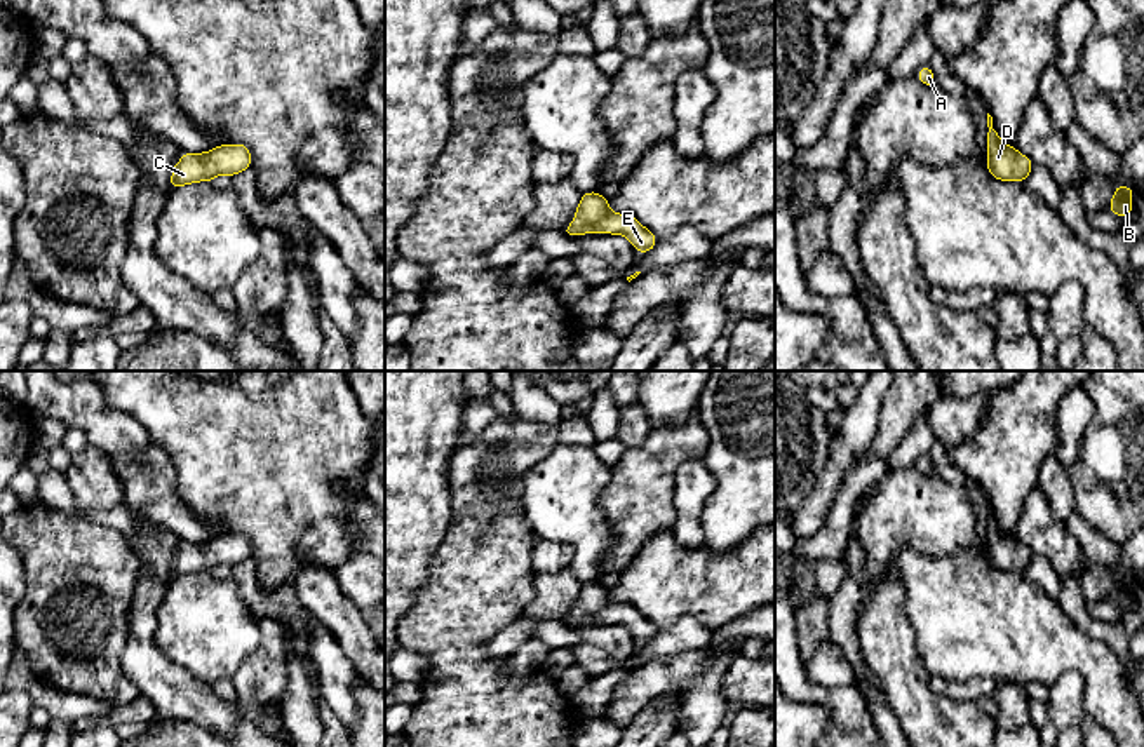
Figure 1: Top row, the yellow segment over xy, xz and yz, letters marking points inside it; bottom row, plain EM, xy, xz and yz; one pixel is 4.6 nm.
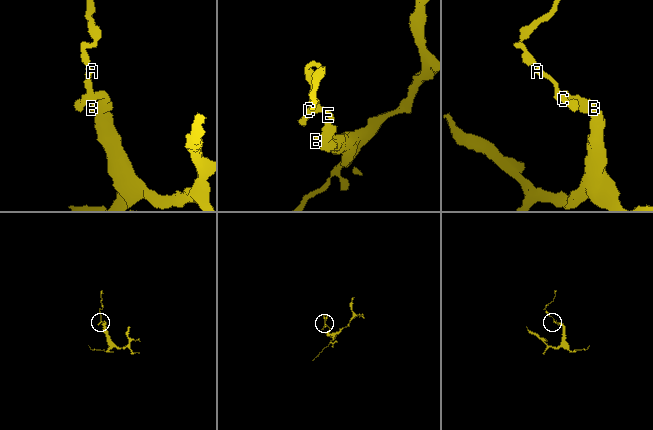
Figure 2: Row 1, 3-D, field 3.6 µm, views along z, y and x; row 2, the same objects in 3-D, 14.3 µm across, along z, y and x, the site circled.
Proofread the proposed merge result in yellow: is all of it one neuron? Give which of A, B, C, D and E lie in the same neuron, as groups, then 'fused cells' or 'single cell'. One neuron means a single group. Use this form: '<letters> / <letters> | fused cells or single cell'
A B C D E | single cell

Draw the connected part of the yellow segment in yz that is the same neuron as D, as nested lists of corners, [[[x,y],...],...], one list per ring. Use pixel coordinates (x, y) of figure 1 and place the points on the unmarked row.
[[[987,503],[987,561],[1001,571],[1024,571],[1033,552],[1019,543],[1012,535],[1003,535],[993,517],[993,507]]]

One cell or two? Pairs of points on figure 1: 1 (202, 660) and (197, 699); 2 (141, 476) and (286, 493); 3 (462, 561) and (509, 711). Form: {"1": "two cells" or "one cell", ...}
{"1": "two cells", "2": "two cells", "3": "one cell"}

